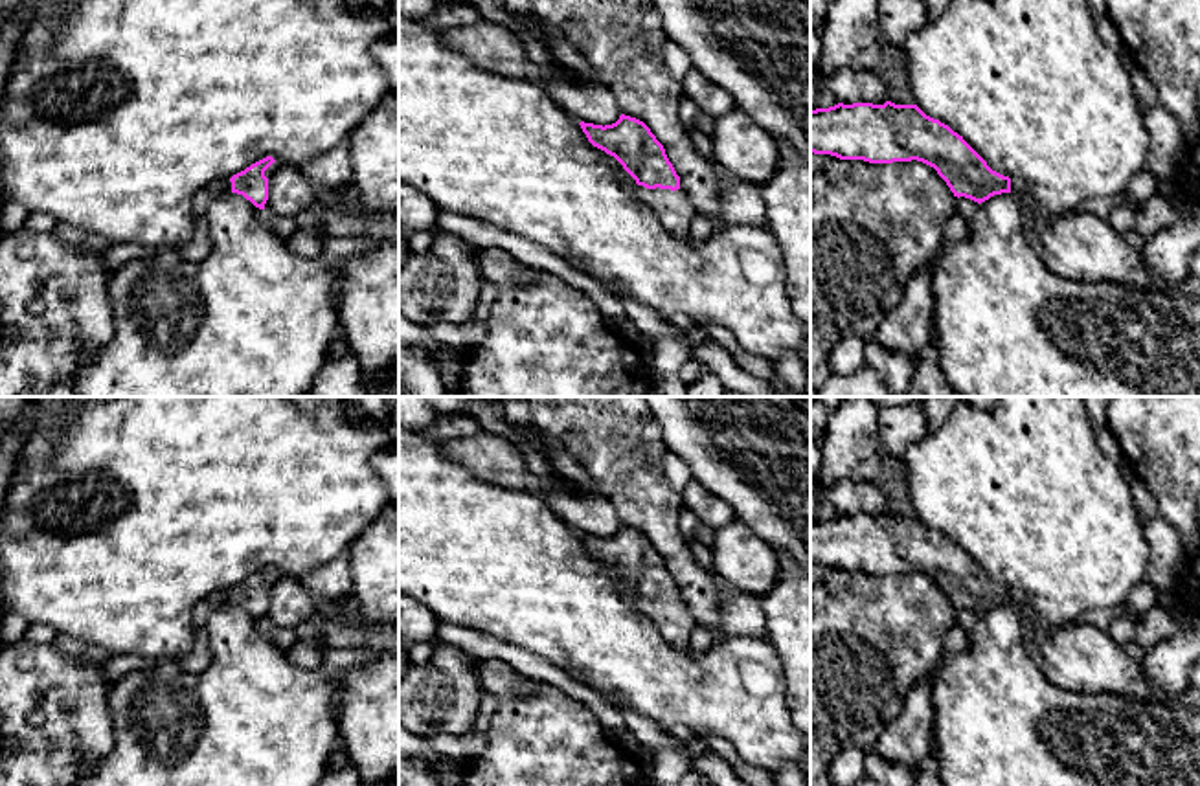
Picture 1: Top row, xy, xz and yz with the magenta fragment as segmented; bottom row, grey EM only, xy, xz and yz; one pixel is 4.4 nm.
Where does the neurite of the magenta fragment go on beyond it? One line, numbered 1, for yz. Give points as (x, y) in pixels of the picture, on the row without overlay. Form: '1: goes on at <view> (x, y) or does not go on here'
1: goes on at yz (1079, 658)

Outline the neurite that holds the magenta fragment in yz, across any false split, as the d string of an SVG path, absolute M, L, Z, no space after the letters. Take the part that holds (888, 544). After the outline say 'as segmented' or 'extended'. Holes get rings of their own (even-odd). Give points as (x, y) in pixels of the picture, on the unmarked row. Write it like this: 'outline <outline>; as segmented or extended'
outline M891 512L884 516L838 514L829 520L810 522L810 564L869 575L917 571L934 578L954 608L965 608L978 615L994 606L1013 604L1022 617L1024 643L1031 659L1055 687L1077 694L1125 694L1154 703L1172 700L1143 678L1141 663L1134 661L1106 632L1077 621L1046 628L1022 590L1009 590L992 582L963 547L939 531L926 527L917 516L895 516Z; extended

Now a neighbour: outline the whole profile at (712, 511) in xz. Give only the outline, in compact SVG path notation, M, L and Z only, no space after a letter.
M691 479L682 490L682 505L687 507L700 523L720 529L737 520L735 511L700 483Z

